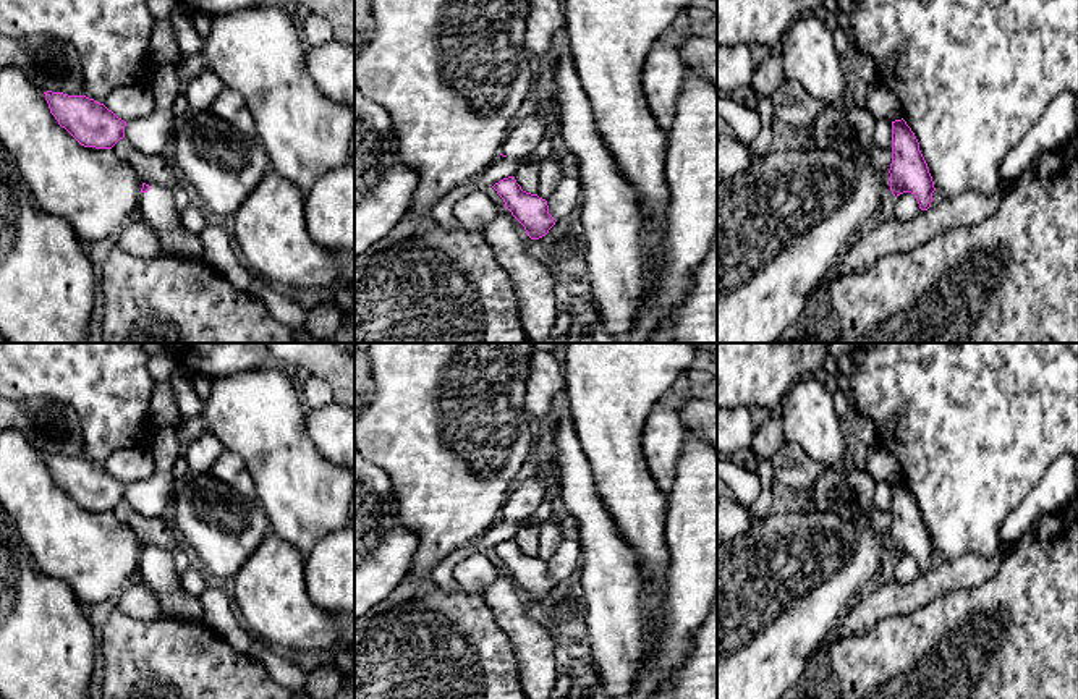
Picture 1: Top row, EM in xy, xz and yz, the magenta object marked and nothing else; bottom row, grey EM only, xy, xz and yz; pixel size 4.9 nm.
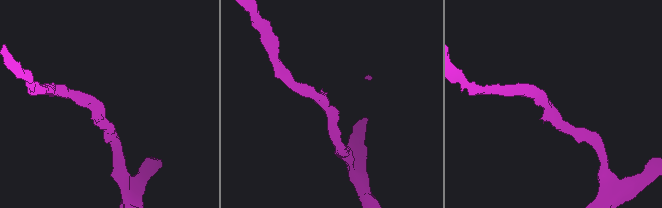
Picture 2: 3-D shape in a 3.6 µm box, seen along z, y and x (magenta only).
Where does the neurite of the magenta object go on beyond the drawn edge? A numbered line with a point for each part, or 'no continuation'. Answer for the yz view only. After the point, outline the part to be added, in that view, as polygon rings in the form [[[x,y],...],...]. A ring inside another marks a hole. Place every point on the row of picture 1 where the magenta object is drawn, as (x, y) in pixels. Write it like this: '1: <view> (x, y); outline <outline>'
no continuation

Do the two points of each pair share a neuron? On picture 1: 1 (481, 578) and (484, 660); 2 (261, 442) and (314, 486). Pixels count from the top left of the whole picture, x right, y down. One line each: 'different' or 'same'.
1: different
2: same

